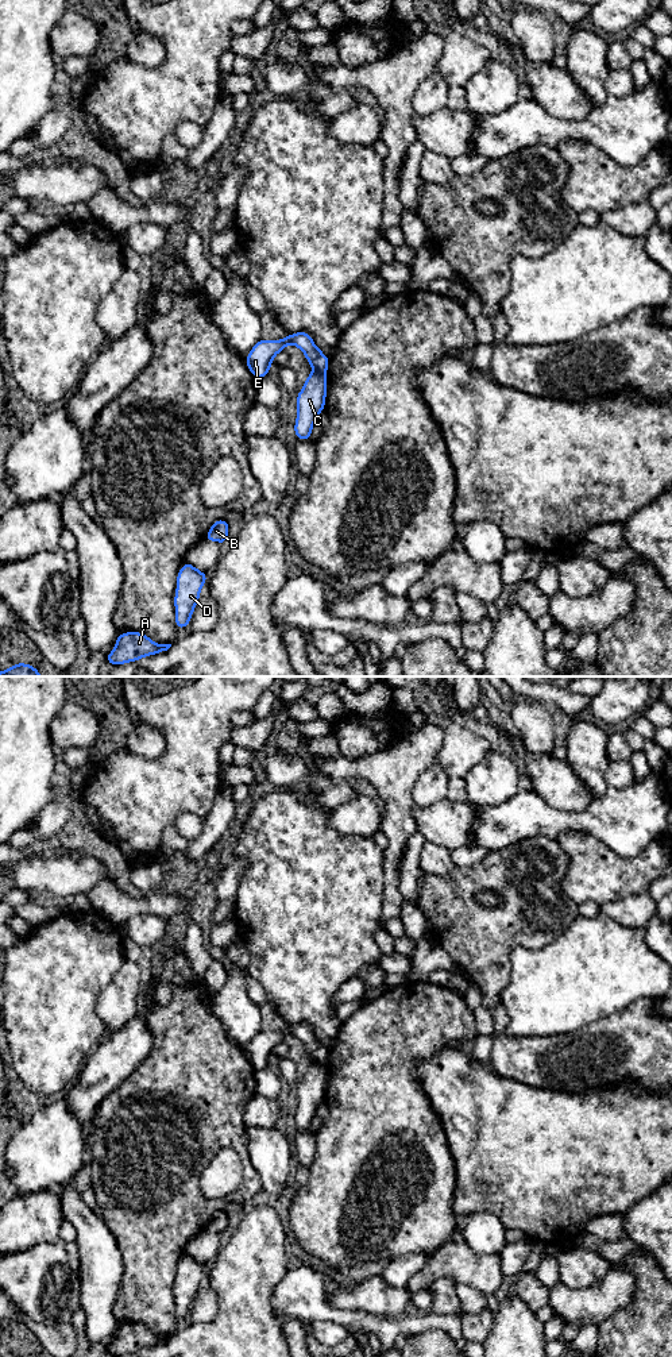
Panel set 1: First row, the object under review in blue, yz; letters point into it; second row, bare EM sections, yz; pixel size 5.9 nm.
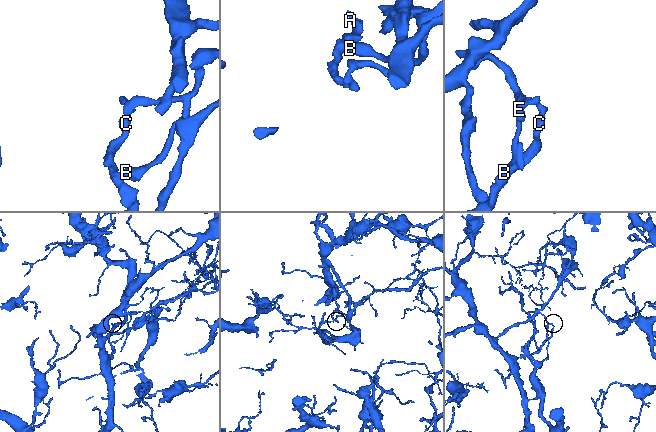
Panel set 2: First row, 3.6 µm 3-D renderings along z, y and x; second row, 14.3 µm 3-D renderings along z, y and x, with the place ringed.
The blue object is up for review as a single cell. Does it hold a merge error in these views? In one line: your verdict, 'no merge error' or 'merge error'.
merge error

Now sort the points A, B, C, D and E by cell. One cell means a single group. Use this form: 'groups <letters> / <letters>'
groups A C D / B E

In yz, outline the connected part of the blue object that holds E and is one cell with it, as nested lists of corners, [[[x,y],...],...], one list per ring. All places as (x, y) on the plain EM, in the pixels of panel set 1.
[[[301,1022],[293,1026],[286,1026],[286,1029],[281,1032],[259,1030],[256,1033],[246,1050],[247,1059],[255,1071],[264,1069],[267,1067],[271,1061],[274,1048],[285,1041],[287,1036],[297,1037],[305,1045],[306,1053],[313,1057],[314,1063],[327,1065],[329,1048],[321,1044],[308,1023]]]

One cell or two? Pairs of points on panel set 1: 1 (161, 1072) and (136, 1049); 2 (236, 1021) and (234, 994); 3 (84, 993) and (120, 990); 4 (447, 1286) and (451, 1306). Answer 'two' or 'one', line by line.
1: two
2: one
3: two
4: one

